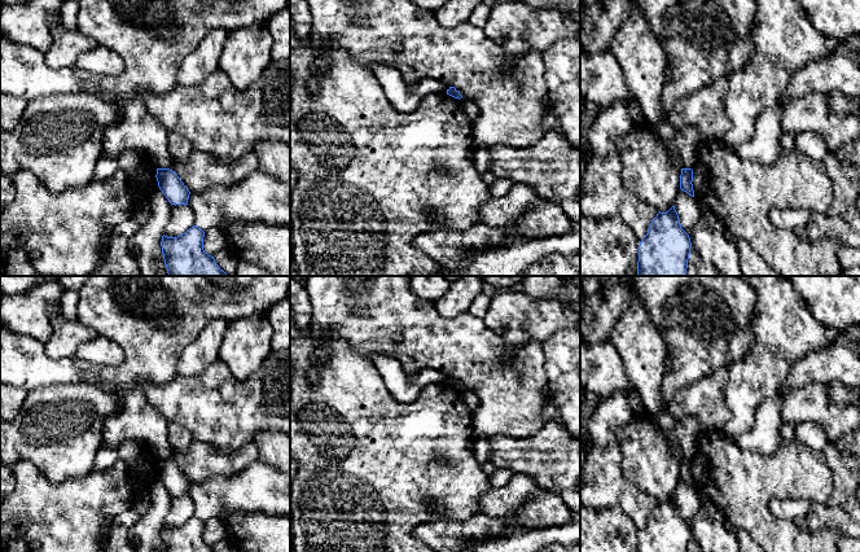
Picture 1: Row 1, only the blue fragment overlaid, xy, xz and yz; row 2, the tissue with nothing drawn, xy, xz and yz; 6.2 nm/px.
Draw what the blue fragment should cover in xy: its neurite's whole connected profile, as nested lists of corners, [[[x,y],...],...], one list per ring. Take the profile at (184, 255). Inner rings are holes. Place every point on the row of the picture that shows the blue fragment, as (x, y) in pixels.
[[[193,225],[177,237],[162,236],[161,246],[168,276],[234,276],[219,268],[203,250],[205,232]]]

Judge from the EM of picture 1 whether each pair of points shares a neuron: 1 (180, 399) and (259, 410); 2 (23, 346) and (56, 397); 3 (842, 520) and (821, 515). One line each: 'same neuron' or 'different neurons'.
1: same neuron
2: different neurons
3: same neuron

